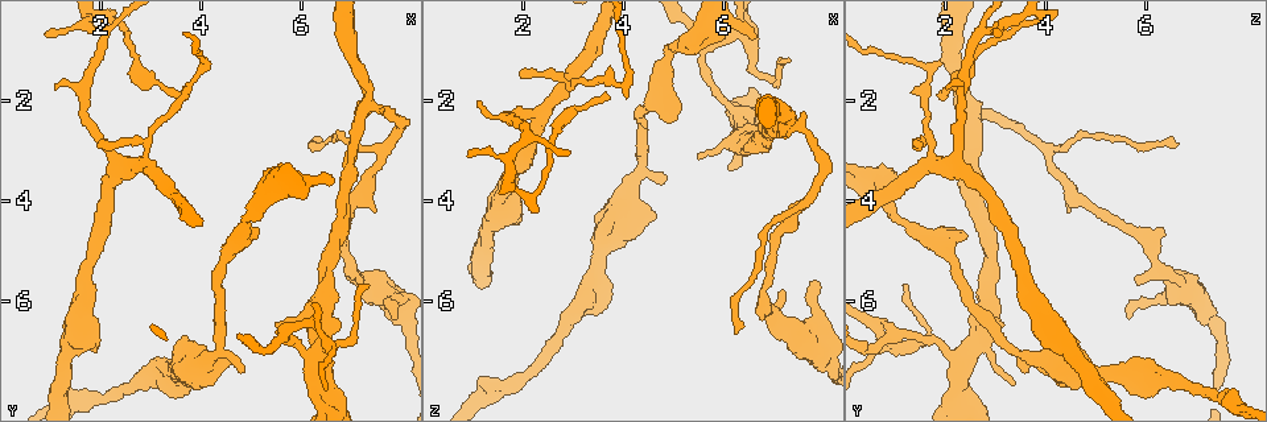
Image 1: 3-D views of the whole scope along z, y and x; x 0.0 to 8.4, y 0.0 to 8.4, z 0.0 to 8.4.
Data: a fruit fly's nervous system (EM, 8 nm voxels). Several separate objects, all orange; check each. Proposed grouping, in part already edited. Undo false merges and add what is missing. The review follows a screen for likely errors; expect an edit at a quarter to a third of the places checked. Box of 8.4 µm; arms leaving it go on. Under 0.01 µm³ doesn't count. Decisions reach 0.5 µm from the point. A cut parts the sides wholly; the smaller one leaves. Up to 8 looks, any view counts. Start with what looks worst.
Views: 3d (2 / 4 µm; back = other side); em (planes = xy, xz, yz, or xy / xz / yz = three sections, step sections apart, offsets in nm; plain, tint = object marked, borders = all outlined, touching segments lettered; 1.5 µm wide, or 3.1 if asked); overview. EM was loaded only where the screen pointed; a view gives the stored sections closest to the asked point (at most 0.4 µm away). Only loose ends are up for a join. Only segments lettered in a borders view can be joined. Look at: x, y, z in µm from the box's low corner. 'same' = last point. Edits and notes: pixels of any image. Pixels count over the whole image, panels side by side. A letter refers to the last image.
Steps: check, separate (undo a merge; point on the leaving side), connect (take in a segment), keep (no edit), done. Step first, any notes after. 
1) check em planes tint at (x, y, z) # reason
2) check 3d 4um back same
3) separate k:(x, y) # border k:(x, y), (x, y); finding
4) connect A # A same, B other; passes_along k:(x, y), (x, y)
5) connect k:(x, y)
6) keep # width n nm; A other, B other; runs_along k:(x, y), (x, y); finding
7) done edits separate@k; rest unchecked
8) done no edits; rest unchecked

check em planes tint at (6.60, 3.65, 0.80) # free end

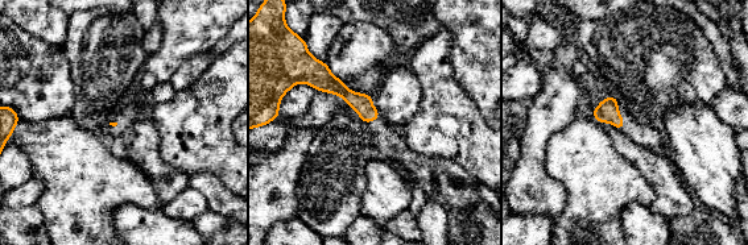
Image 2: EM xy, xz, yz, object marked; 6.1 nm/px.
check em planes borders same # what lies round it

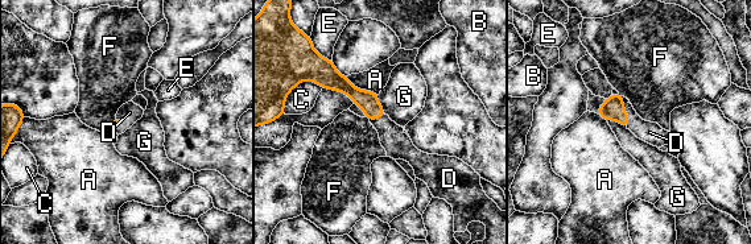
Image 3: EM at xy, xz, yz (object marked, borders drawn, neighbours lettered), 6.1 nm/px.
connect D # A other, B other, C other, D same, E other, F other, G other; the cell continues

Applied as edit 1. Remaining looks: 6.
check em planes borders at (3.75, 1.90, 2.05) # end of a long branch

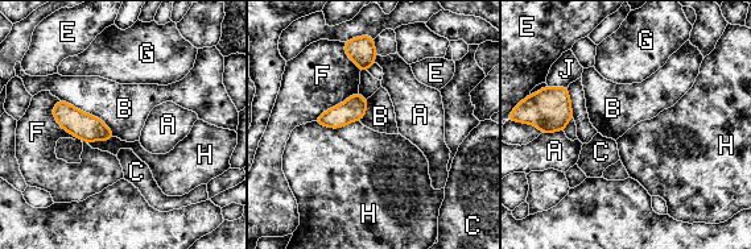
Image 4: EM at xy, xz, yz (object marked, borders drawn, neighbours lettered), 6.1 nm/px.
keep # A other, B other, C other, E other, F other, G other, H other, J other; none of them fits

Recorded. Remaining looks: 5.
check 3d 2um at (5.10, 4.65, 2.35) # free end

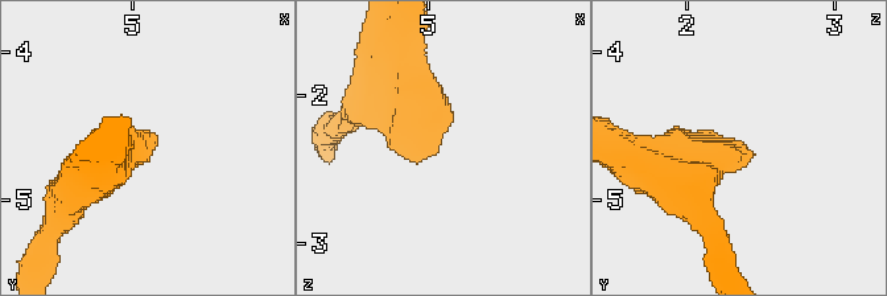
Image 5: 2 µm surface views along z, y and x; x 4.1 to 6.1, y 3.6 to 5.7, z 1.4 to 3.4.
check em planes tint at (5.08, 4.62, 2.38) # shape alone is not enough

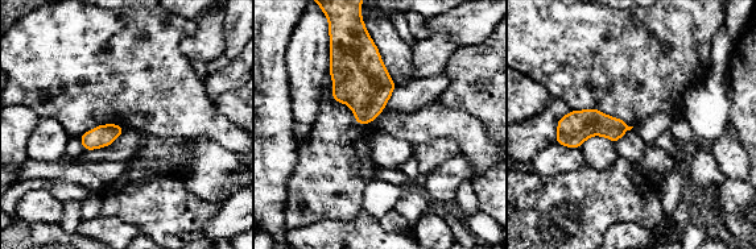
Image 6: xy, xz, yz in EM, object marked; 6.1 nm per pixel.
check em planes borders same # what lies round it

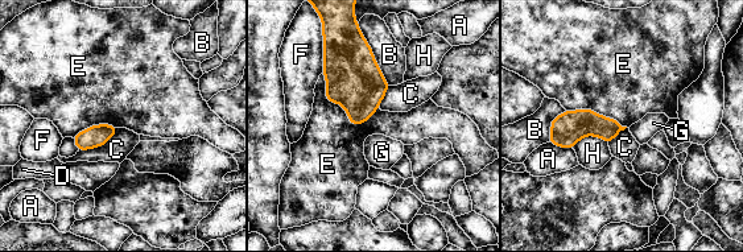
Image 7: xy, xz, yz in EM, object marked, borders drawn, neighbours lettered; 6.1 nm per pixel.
keep # A other, B other, C other, D other, E other, F other, G other, H other; border 7:(322, 71), (351, 123), (375, 112); none of them fits

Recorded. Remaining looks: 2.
done edits connect@3; rest unchecked

